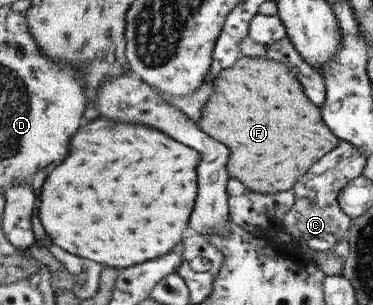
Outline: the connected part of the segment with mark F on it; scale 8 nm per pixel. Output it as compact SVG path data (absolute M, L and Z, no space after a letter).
M241 56L233 64L233 69L229 67L221 71L215 79L213 95L207 101L201 127L207 135L215 135L215 139L223 139L223 143L231 147L231 177L243 179L251 192L275 194L291 191L299 177L303 177L315 161L333 151L341 141L325 127L319 107L305 97L297 77L286 63L264 56Z

